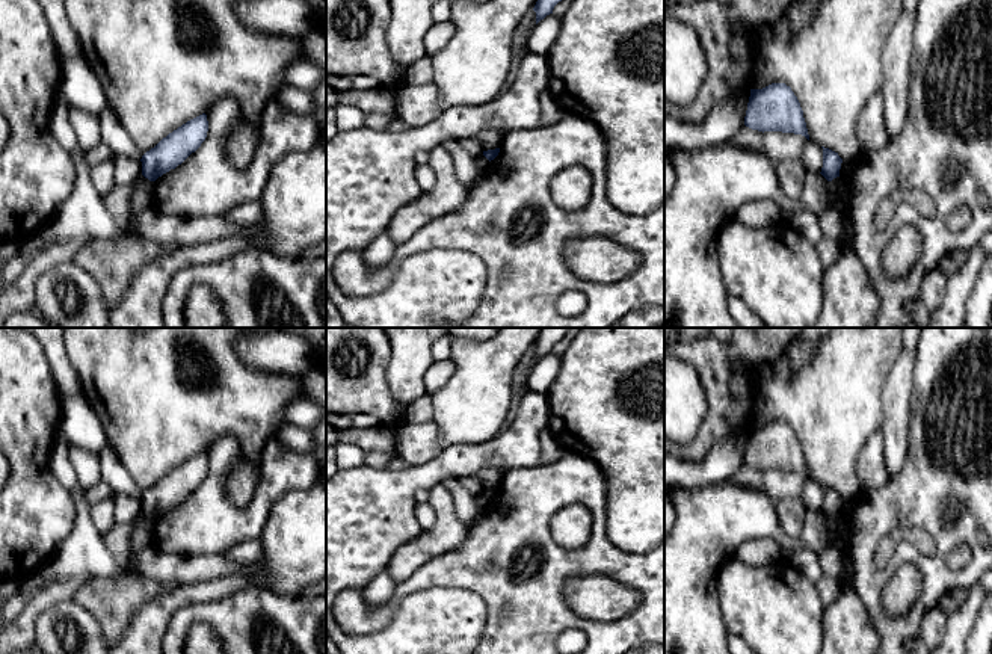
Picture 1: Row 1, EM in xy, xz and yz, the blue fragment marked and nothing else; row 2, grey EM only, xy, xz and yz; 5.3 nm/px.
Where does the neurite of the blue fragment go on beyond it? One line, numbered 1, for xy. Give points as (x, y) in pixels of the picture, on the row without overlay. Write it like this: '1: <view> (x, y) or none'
1: none

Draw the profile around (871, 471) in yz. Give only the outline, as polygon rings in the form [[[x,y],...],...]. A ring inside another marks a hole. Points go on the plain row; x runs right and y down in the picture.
[[[876,432],[862,449],[858,464],[858,479],[862,491],[877,489],[889,479],[885,465],[885,438]]]

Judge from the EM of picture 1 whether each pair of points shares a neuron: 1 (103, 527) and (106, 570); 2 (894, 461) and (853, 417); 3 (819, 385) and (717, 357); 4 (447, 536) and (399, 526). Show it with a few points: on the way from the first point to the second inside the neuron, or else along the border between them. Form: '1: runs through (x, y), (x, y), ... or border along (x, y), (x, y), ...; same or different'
1: border along (89, 506), (95, 532), (101, 538); different
2: border along (882, 396), (882, 428), (879, 431); different
3: border along (785, 346), (769, 363); different
4: border along (422, 530), (402, 542), (393, 553); different

